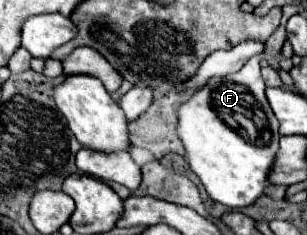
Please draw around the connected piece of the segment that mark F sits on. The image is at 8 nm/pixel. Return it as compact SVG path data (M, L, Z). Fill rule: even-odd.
M256 55L244 65L238 73L226 77L210 77L204 87L194 91L194 95L180 105L178 109L178 123L176 135L184 145L184 159L190 169L200 177L206 193L210 199L240 209L252 205L268 185L268 171L274 163L278 151L278 119L274 117L268 99L264 95L264 81L260 77L260 61L266 59L264 55Z

